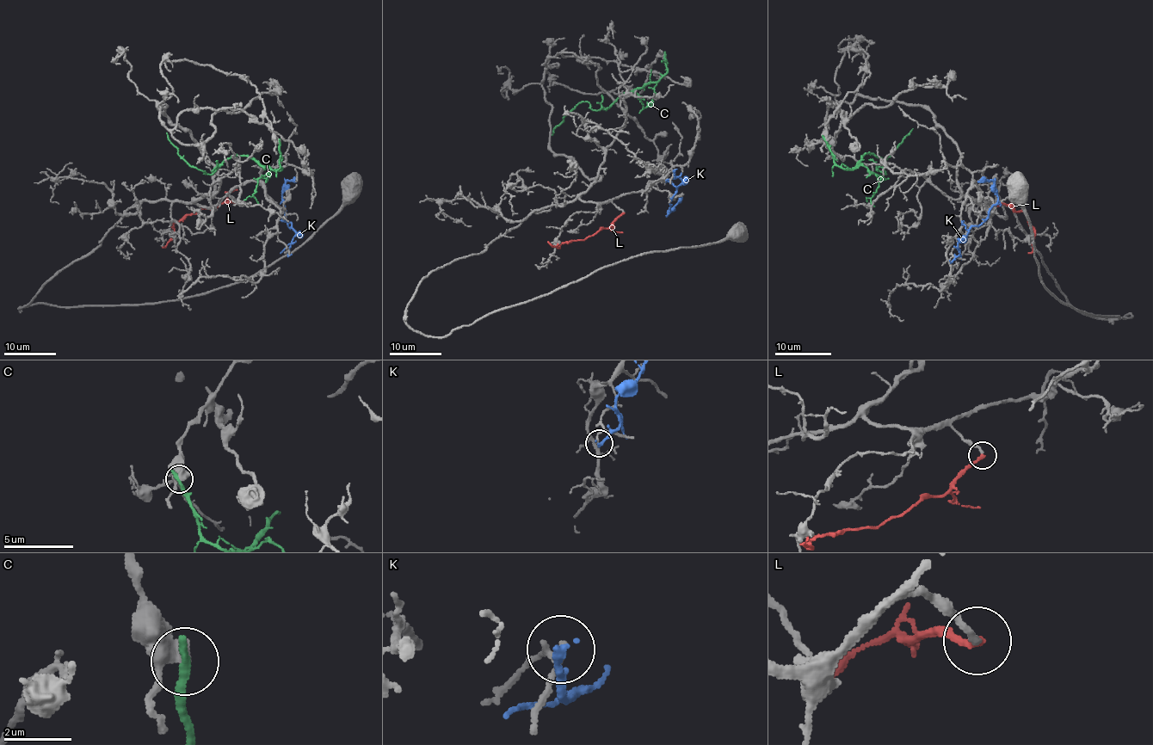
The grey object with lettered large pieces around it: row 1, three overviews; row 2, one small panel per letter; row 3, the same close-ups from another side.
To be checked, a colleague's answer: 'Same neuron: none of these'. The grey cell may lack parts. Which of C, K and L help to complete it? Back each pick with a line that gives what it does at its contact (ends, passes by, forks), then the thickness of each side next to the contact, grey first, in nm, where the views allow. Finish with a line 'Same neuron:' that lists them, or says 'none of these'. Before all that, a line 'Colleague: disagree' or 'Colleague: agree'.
Colleague: agree
Same neuron: none of these

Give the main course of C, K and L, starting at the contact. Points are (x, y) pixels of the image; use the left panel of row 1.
C: (280, 143), (281, 169), (263, 168), (247, 157), (231, 155), (206, 175), (178, 154), (166, 132)
K: (289, 255), (292, 237), (297, 233), (284, 215), (282, 187), (286, 181), (295, 182)
L: (238, 203), (224, 202), (214, 208), (200, 208), (194, 213), (184, 215), (174, 224), (174, 235), (163, 248)

